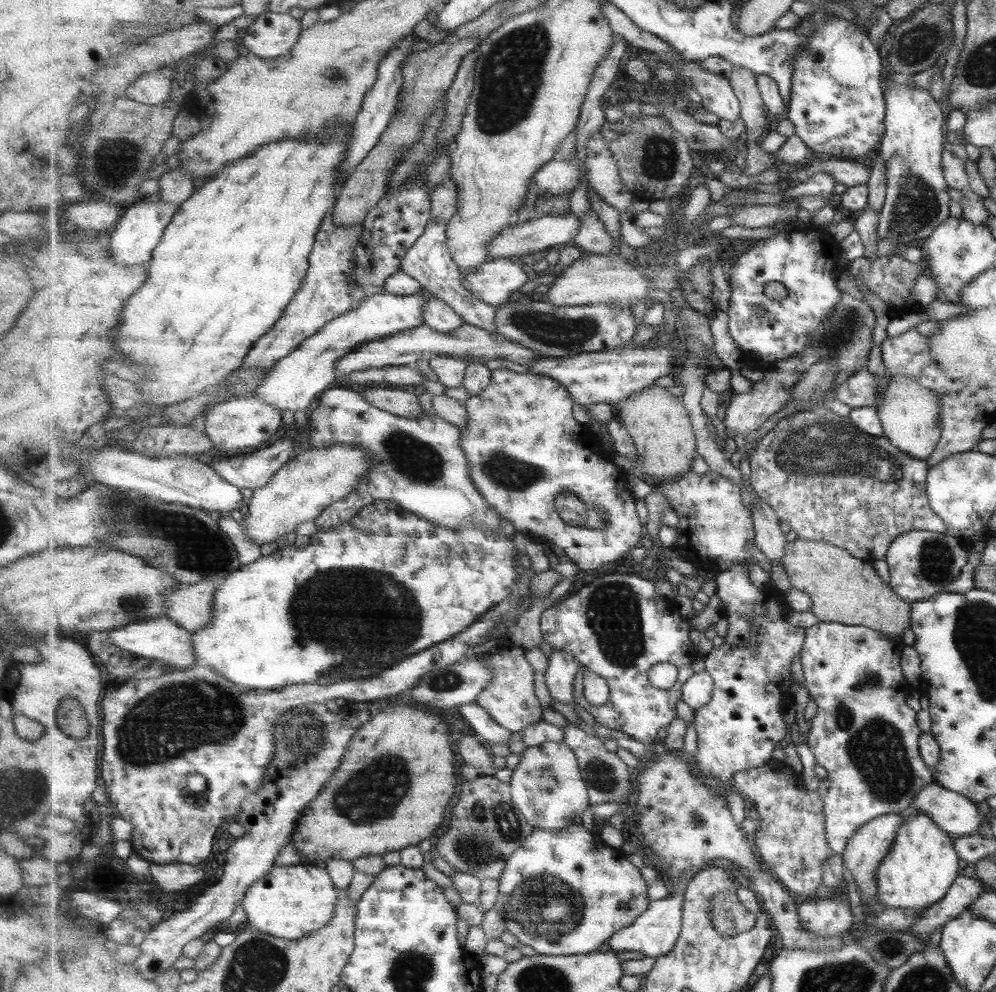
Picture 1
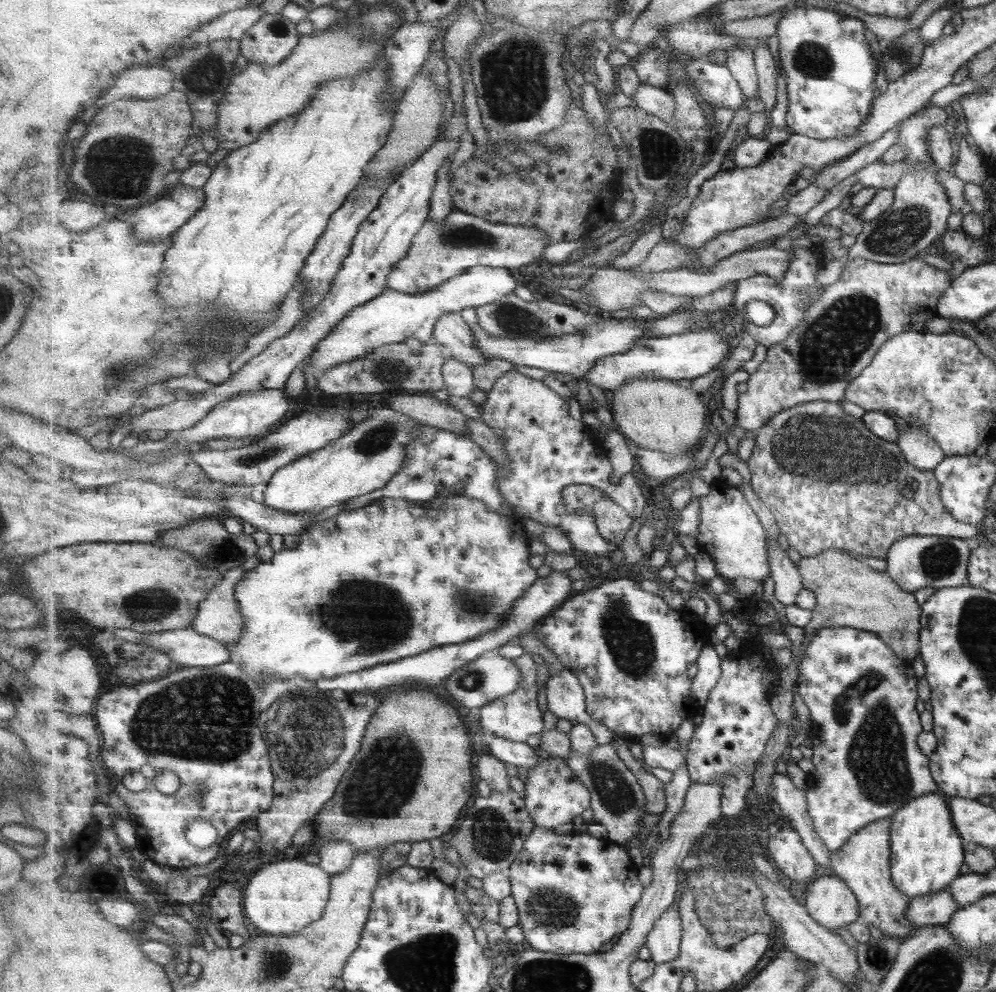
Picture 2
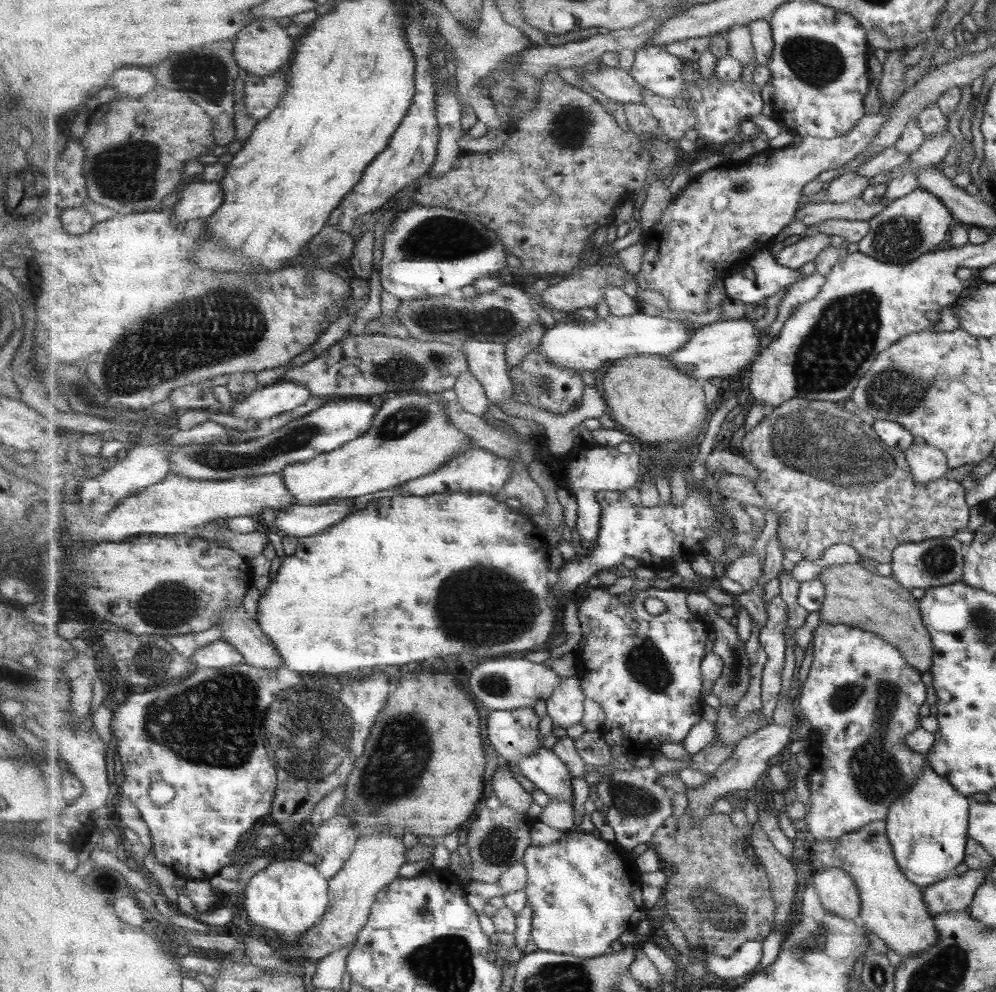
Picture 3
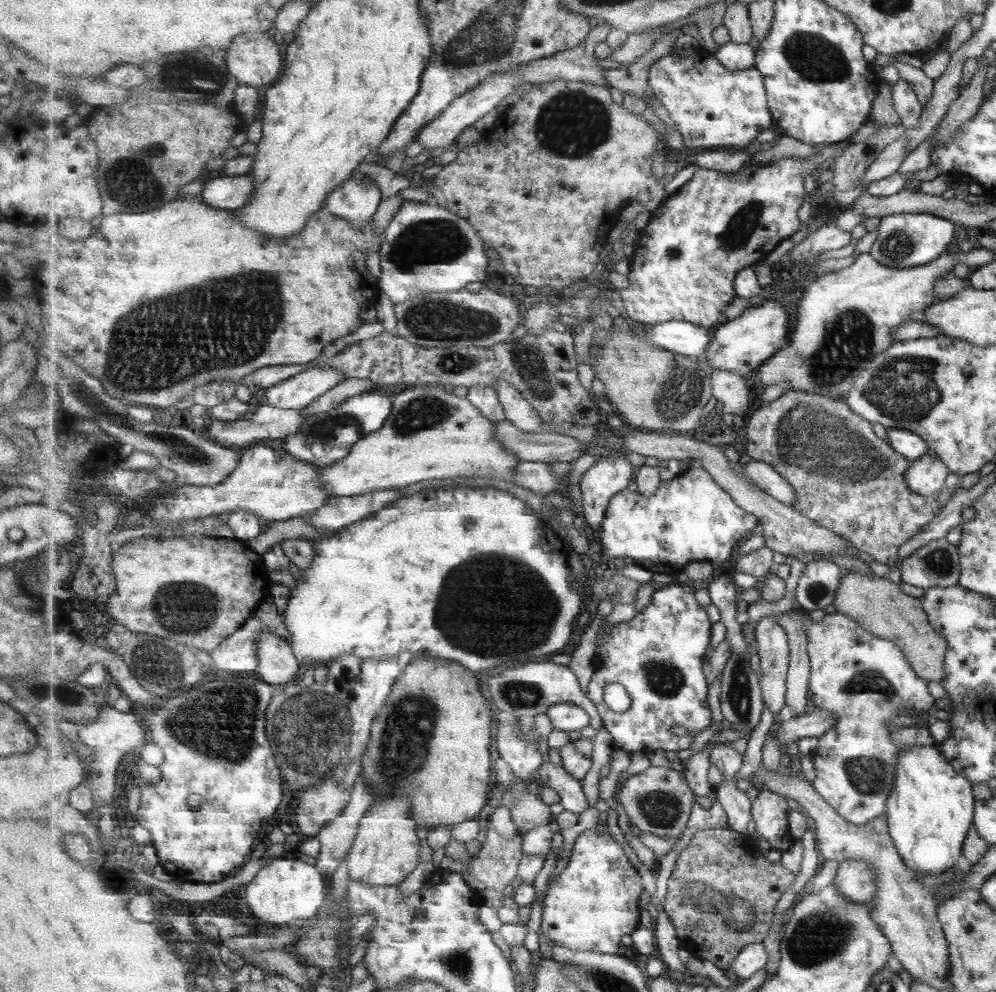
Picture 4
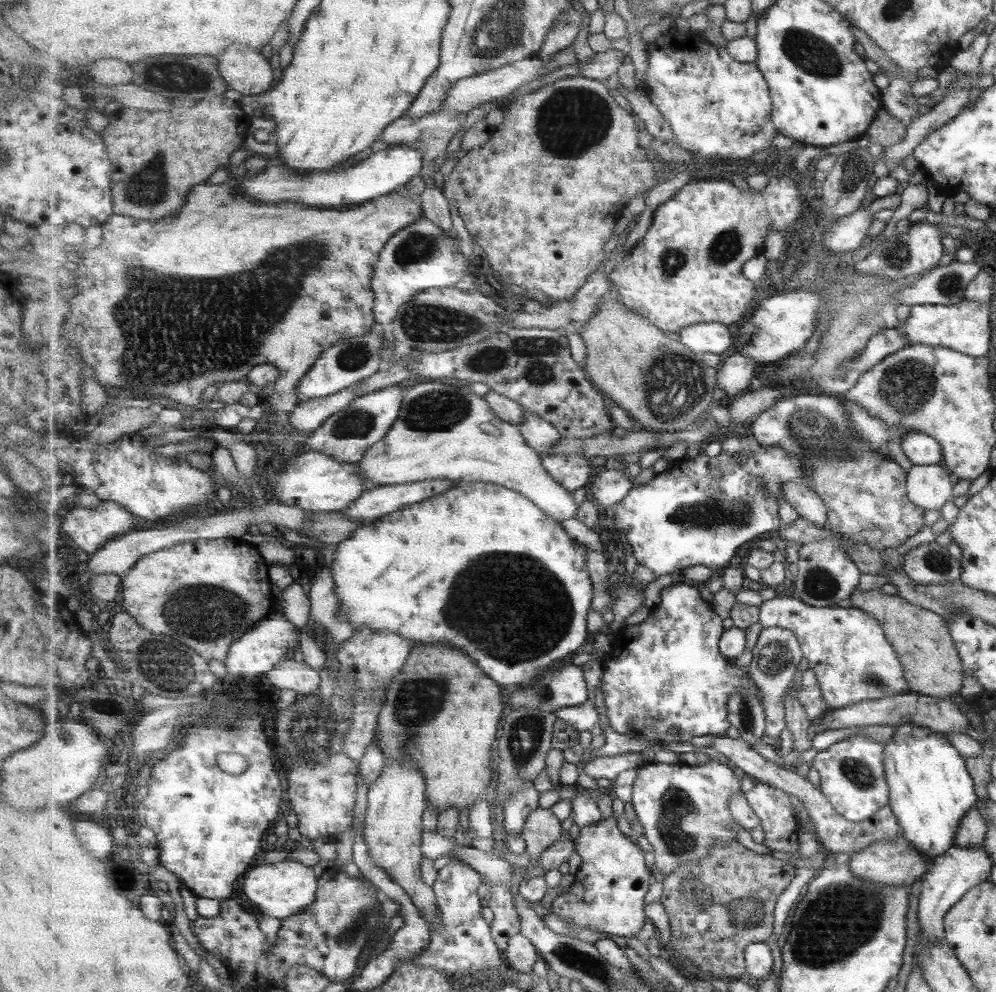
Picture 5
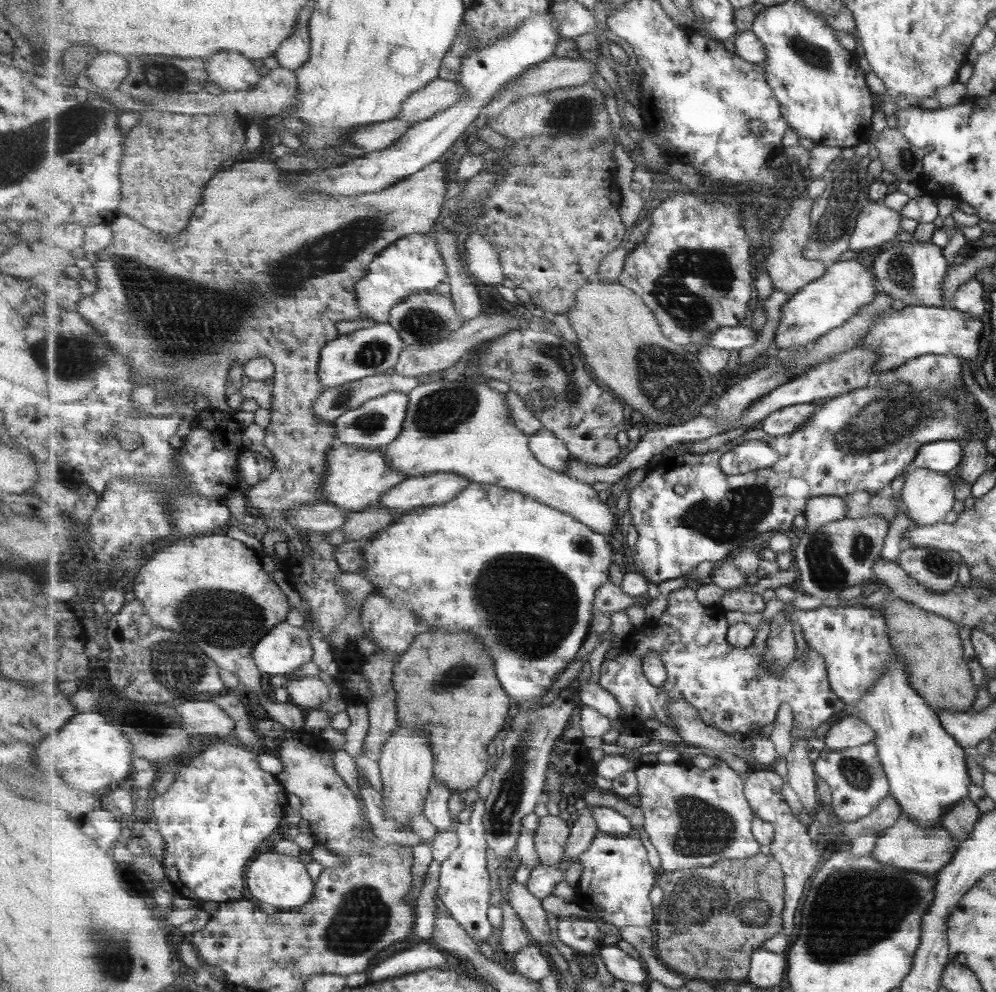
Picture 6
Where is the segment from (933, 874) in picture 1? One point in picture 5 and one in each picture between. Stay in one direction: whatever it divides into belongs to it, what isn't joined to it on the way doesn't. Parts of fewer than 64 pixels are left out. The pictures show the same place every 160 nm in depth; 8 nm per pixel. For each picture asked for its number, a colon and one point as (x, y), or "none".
2: (926, 851)
3: (927, 826)
4: (929, 810)
5: (930, 791)

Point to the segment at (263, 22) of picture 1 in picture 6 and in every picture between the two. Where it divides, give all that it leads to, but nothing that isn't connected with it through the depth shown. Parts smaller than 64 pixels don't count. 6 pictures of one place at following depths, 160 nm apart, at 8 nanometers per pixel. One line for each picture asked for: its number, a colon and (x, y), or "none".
2: (271, 40)
3: (264, 47)
4: (256, 60)
5: (245, 69)
6: (230, 71)

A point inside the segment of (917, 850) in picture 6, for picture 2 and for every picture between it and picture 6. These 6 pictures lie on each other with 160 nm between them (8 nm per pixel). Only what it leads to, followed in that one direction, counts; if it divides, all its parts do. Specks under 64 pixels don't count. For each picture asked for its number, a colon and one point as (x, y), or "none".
2: (830, 901)
3: (837, 892)
4: (856, 880)
5: (893, 862)

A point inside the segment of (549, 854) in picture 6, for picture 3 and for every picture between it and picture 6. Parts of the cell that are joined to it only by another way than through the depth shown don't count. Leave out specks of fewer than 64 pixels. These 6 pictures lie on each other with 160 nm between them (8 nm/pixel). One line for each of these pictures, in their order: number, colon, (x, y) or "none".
3: (509, 791)
4: (528, 811)
5: (543, 828)

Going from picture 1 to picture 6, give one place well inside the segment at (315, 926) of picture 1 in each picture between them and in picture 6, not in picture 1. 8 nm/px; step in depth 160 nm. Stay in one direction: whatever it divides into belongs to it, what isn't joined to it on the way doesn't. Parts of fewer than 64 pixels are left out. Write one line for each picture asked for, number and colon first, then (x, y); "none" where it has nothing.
2: (283, 899)
3: (291, 897)
4: (288, 892)
5: (282, 890)
6: (282, 881)

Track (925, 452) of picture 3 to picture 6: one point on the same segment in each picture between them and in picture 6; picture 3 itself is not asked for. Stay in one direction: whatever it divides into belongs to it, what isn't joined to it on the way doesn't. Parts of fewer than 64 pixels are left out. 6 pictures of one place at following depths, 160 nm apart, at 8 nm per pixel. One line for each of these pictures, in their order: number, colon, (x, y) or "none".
4: (924, 476)
5: (927, 486)
6: (927, 496)

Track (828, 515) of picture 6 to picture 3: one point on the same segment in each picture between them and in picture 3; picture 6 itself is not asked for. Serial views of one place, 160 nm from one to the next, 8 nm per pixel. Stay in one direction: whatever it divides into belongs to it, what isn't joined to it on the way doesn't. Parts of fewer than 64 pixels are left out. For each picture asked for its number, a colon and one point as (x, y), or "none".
3: (724, 462)
4: (764, 475)
5: (808, 505)

